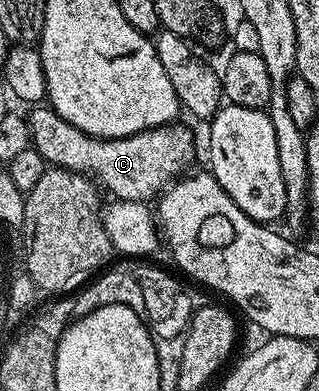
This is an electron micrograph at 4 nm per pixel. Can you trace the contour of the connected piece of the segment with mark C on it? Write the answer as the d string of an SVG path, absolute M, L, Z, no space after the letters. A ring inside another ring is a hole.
M33 107L28 112L32 148L43 155L45 162L59 169L88 175L104 192L106 189L113 193L109 195L118 201L152 202L190 168L188 165L192 163L193 152L197 149L192 131L182 123L145 129L130 137L106 139L88 137L83 131L79 131L79 127L67 123L67 119L63 119L51 107Z

